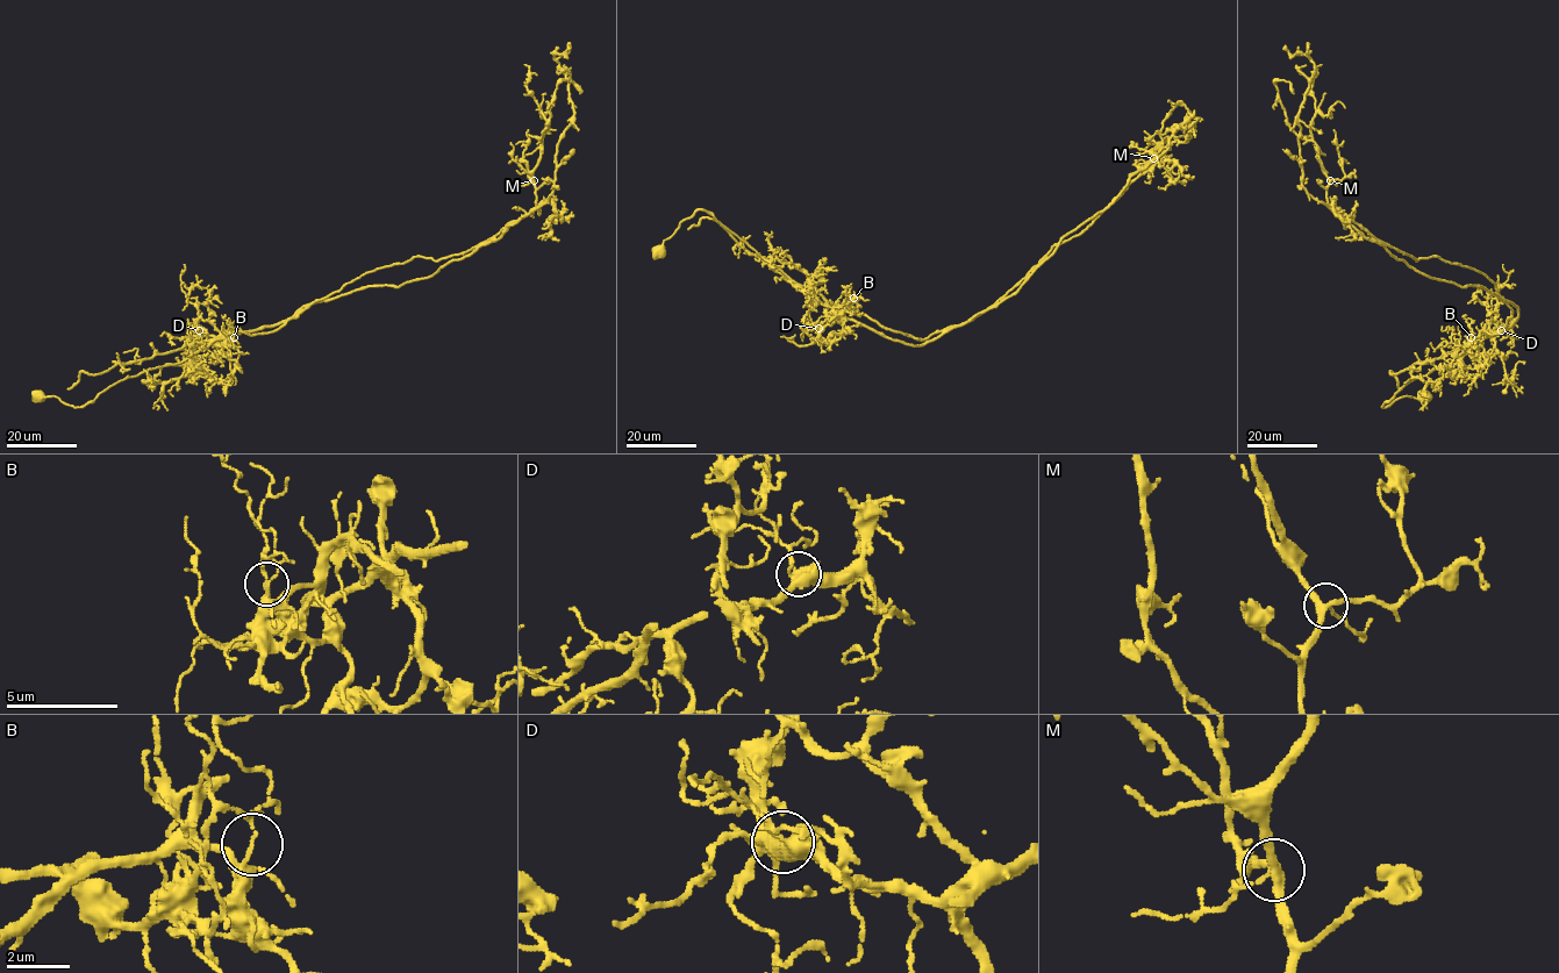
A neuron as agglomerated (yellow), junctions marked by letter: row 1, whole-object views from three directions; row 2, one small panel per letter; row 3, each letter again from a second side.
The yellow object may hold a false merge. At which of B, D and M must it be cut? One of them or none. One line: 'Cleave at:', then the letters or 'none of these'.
Cleave at: B

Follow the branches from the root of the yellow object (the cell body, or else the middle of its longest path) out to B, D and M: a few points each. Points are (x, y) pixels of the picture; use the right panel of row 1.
B: (1479, 271), (1495, 284), (1511, 315), (1502, 333), (1490, 335), (1482, 329), (1477, 336), (1471, 336)
D: (1479, 271), (1495, 284), (1504, 300), (1517, 309), (1517, 317), (1510, 326), (1501, 330)
M: (1479, 271), (1437, 256), (1416, 260), (1373, 237), (1330, 207), (1327, 198), (1330, 180)

